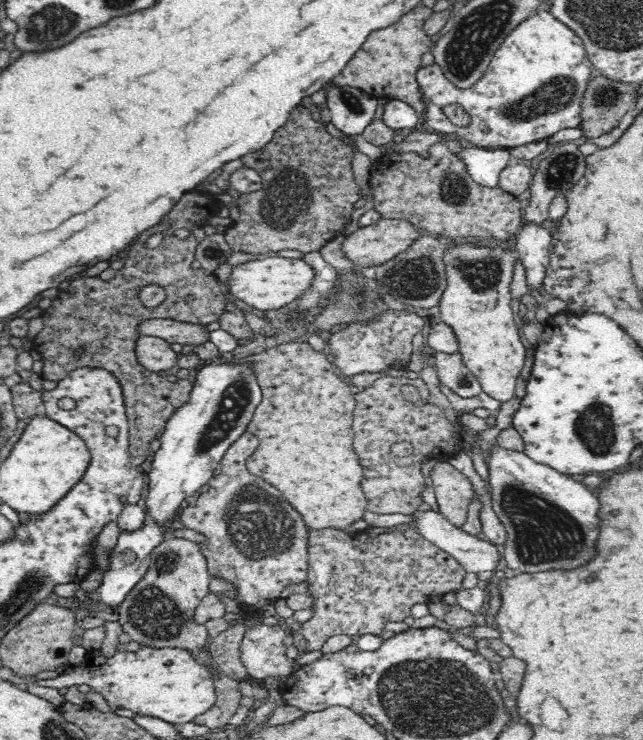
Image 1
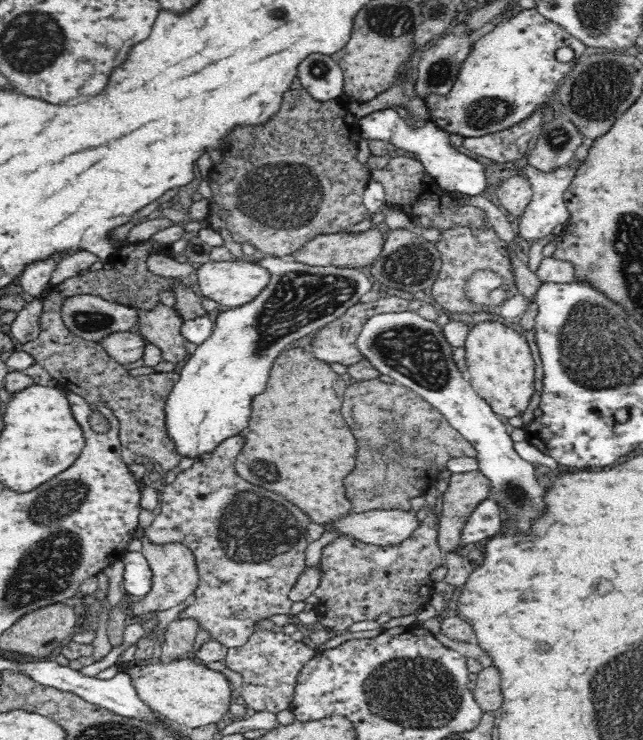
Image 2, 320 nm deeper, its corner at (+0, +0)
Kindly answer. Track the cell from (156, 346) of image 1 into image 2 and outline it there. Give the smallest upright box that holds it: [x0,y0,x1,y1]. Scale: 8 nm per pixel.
[100,331,147,365]

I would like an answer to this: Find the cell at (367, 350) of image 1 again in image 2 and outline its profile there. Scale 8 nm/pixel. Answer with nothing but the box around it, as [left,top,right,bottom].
[309,297,409,366]

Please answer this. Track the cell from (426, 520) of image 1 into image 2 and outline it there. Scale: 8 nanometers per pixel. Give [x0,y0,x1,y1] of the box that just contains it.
[328,508,422,545]

